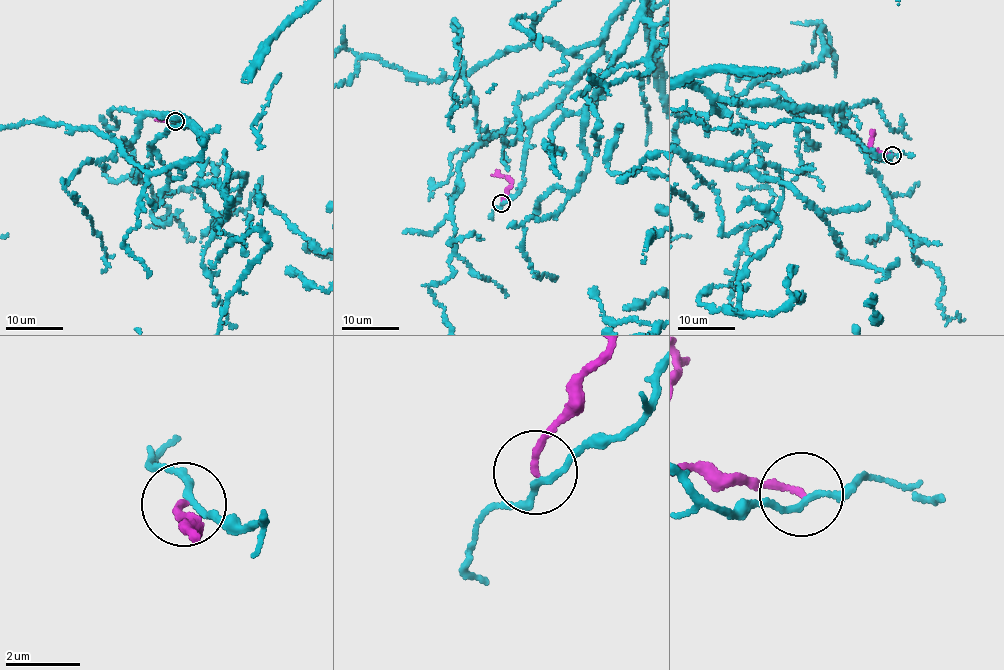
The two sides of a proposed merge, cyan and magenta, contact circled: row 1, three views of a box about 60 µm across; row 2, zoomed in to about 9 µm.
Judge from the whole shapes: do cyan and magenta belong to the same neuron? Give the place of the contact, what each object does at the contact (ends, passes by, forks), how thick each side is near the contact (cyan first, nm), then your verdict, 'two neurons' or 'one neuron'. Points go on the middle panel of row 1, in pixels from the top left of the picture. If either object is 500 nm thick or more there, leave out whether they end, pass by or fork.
place (501, 203); cyan passes by; magenta ends; calibres 150 and 180 nm; two neurons

